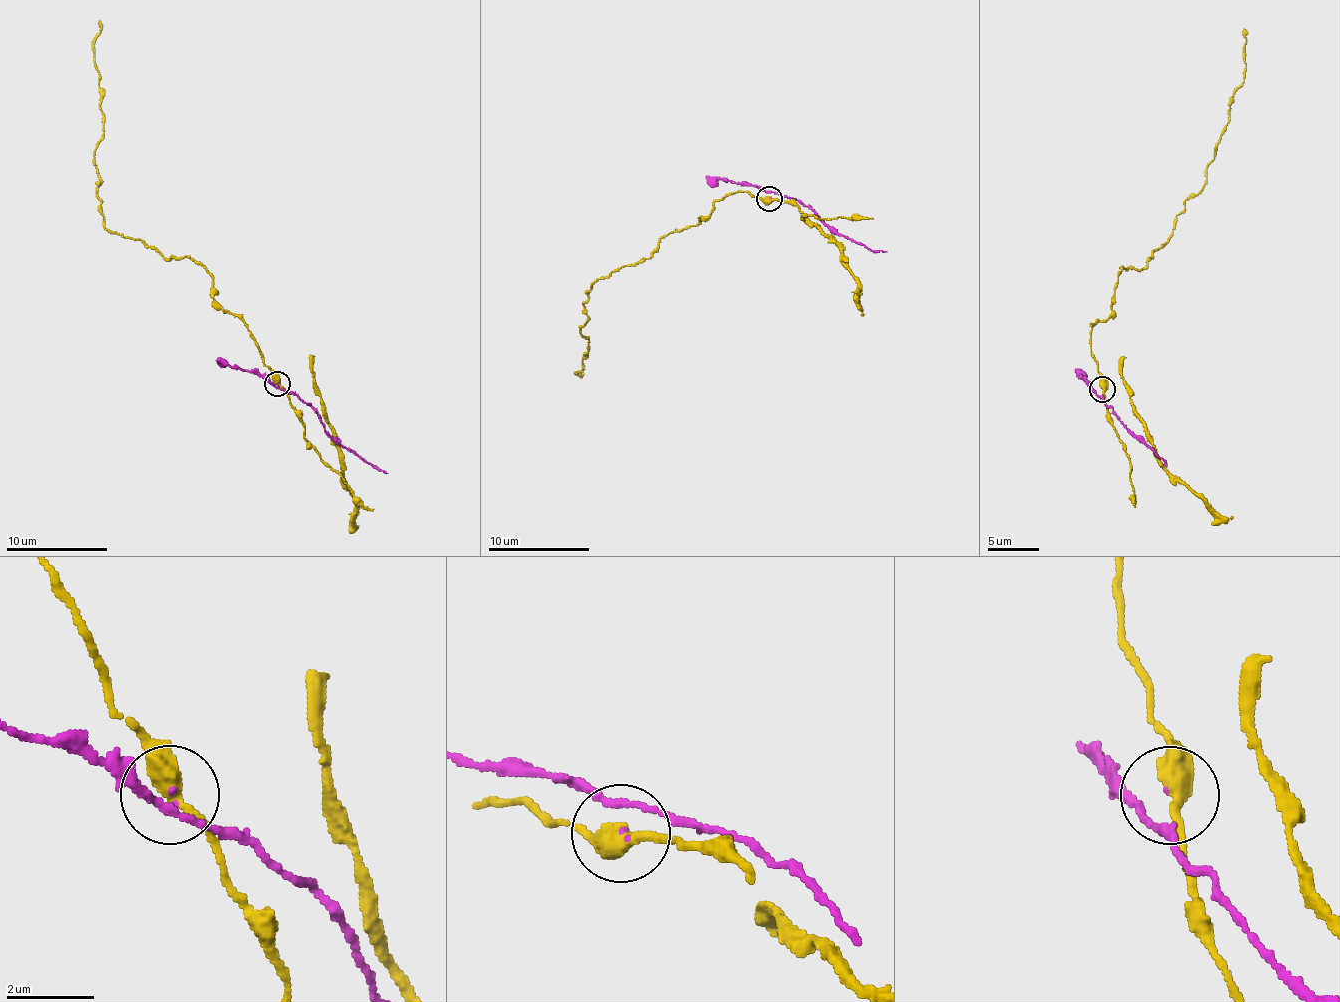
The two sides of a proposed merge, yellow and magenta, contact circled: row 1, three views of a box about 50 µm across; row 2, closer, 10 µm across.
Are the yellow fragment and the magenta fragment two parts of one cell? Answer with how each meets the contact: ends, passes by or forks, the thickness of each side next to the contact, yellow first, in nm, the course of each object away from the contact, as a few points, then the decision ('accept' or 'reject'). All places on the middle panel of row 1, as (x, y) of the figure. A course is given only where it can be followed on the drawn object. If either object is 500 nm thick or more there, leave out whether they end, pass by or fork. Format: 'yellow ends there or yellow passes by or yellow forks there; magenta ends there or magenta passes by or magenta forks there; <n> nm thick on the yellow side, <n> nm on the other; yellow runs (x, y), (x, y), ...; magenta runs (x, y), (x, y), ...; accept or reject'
yellow passes by; magenta passes by; 400 nm thick on the yellow side, 80 nm on the other; yellow runs (770, 199), (728, 193), (636, 264), (599, 278), (580, 327), (589, 341), (578, 374); magenta runs (770, 199), (772, 191), (799, 201), (841, 236), (886, 252); accept

